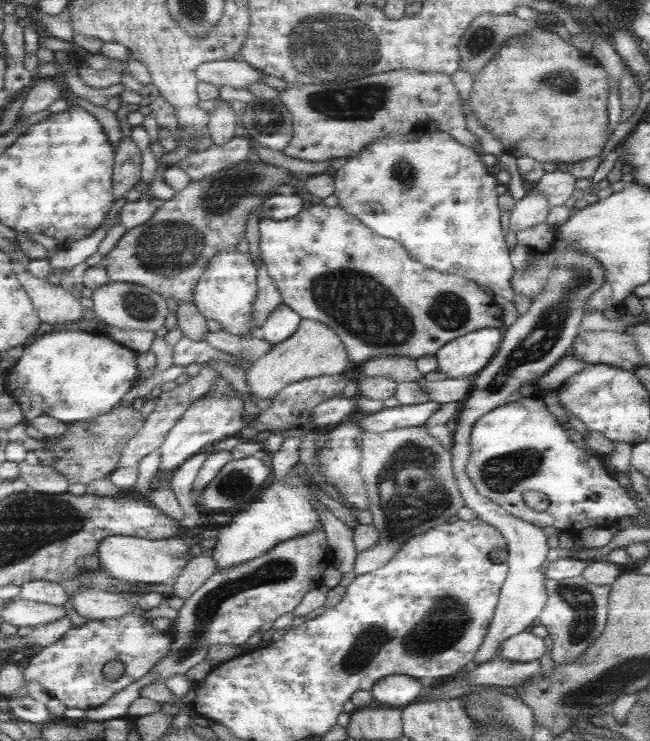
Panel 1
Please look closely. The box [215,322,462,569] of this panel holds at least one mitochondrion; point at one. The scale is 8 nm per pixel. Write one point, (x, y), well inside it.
(410, 493)

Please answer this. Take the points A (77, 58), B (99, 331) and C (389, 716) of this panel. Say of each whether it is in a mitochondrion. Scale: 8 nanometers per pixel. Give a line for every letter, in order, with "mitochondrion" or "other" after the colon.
A: other
B: other
C: other

